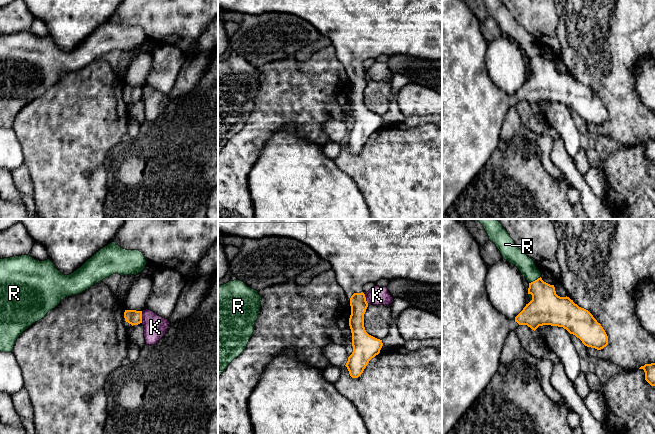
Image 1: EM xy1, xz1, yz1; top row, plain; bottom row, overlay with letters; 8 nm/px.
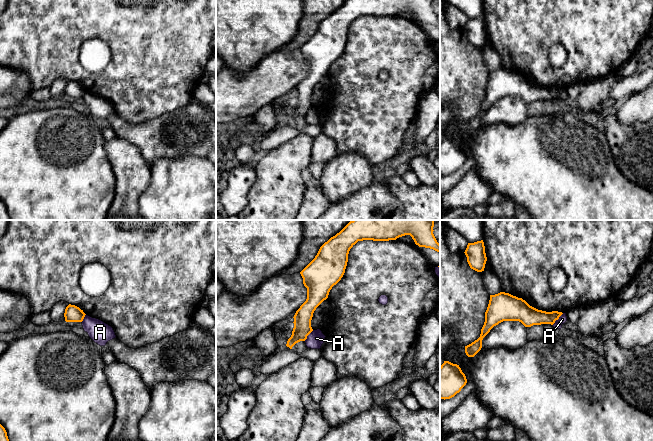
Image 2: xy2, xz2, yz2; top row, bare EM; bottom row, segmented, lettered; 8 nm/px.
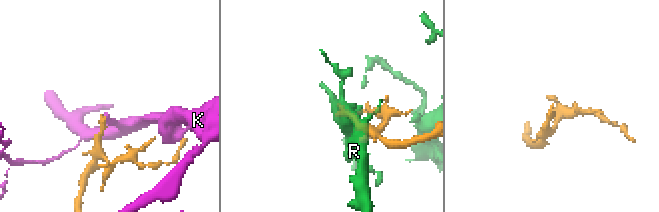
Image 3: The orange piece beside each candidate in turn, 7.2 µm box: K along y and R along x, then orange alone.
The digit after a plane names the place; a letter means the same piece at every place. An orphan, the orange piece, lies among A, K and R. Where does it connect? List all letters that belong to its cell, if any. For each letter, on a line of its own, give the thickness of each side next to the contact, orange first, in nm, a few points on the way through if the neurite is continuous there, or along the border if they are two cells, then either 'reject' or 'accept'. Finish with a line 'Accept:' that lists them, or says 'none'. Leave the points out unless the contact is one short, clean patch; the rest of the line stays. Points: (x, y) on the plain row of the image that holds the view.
A: 160/70 nm | reject
K: 120/180 nm | along xy1 (141, 87), (142, 98) | reject
R: 280/140 nm | along yz1 (540, 52), (529, 59) | reject
Accept: none

